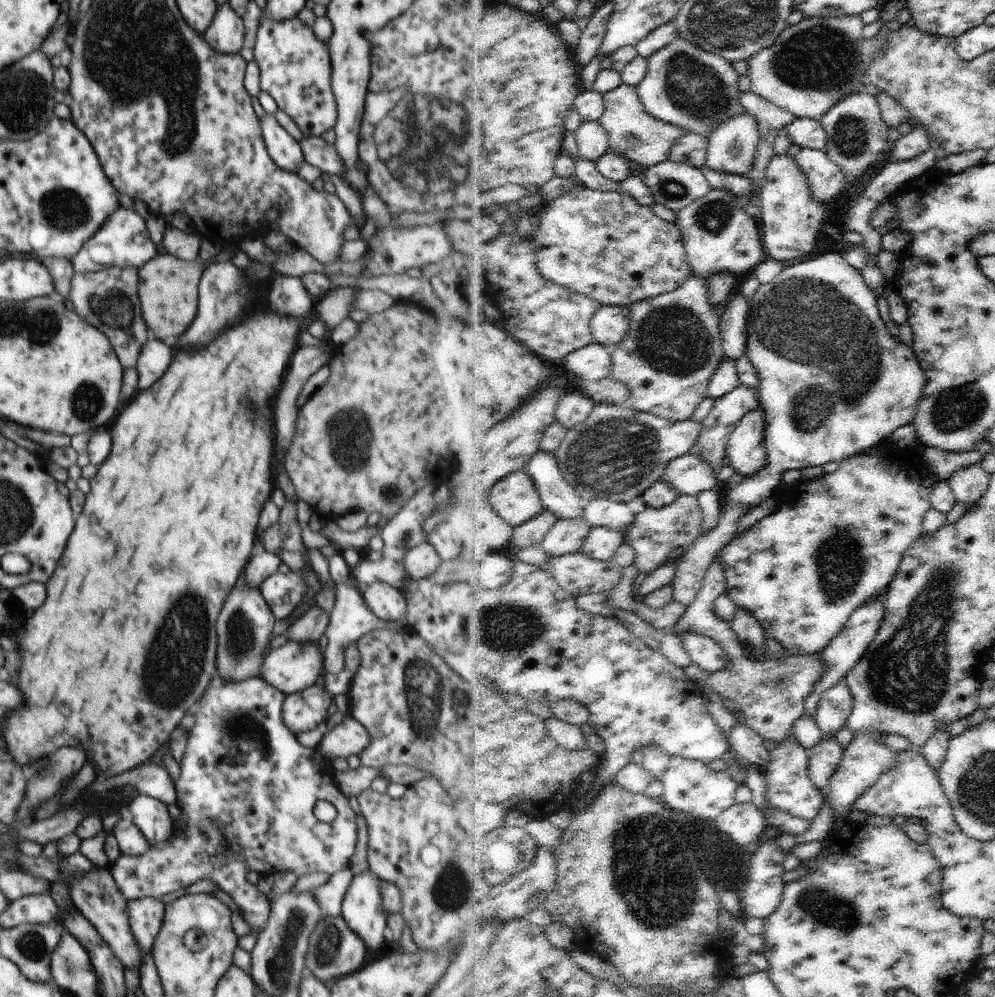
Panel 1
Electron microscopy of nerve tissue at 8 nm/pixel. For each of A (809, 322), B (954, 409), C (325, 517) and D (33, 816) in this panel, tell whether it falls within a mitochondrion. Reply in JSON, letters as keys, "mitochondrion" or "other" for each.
{"A":"mitochondrion","B":"mitochondrion","C":"other","D":"other"}

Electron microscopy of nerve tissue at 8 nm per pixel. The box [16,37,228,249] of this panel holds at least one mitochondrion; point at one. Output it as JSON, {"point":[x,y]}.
{"point":[66,210]}

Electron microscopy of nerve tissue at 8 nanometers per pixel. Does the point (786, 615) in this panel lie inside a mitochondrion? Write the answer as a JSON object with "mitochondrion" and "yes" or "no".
{"mitochondrion":"no"}

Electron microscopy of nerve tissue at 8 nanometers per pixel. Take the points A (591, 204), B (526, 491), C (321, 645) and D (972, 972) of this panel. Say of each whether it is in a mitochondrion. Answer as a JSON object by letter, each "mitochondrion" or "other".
{"A":"other","B":"other","C":"other","D":"other"}

